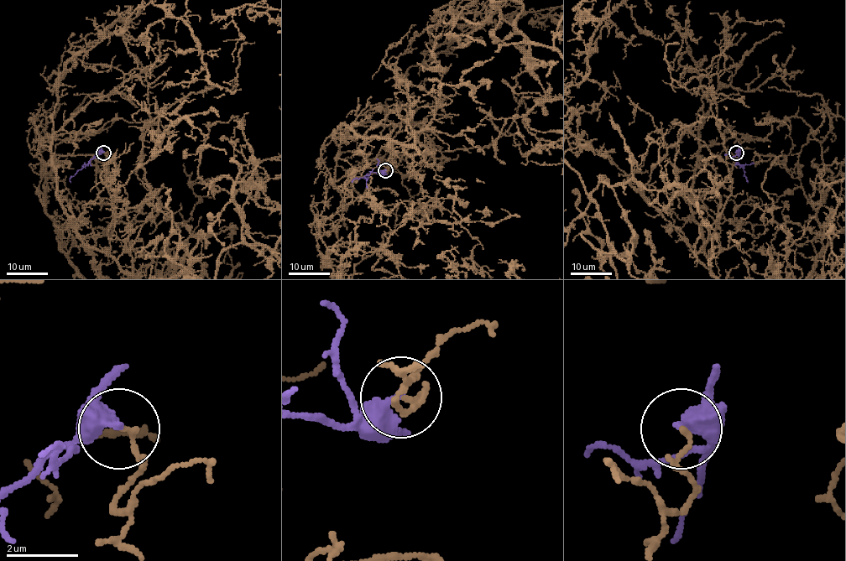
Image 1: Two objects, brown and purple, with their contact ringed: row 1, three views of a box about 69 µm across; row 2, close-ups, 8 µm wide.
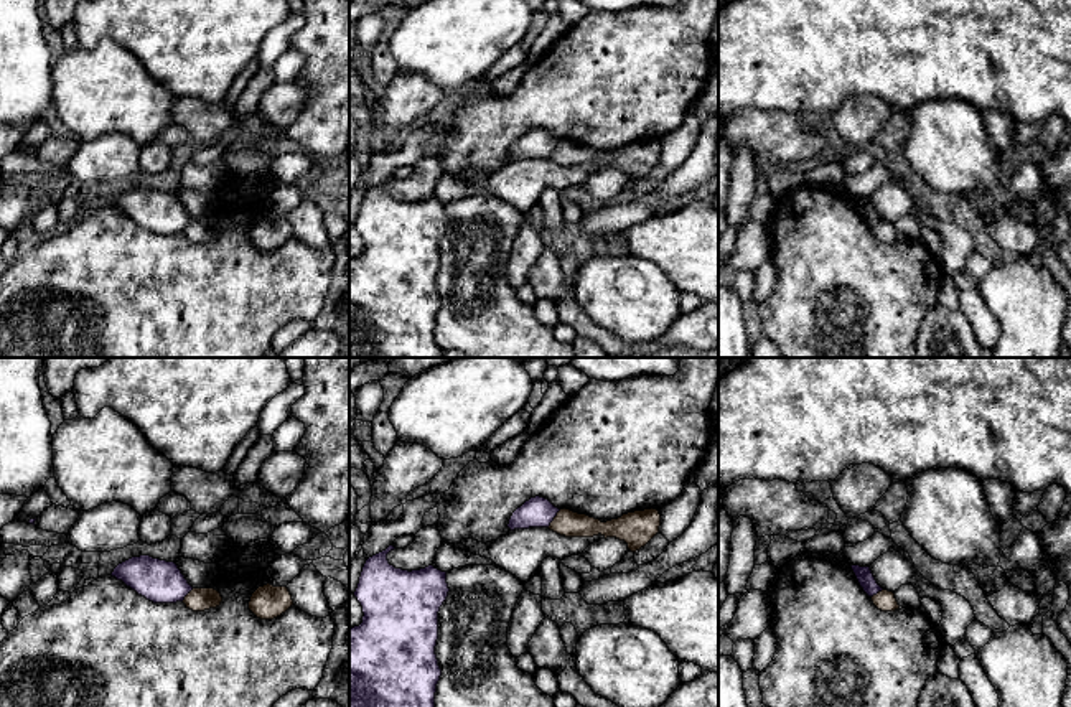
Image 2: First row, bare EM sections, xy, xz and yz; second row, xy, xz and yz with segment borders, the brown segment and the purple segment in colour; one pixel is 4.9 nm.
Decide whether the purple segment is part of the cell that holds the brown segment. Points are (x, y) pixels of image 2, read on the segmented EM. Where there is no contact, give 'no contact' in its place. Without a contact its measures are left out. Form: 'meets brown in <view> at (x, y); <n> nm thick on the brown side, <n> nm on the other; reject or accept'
meets brown in xz at (554, 518); 130 nm thick on the brown side, 150 nm on the other; reject

